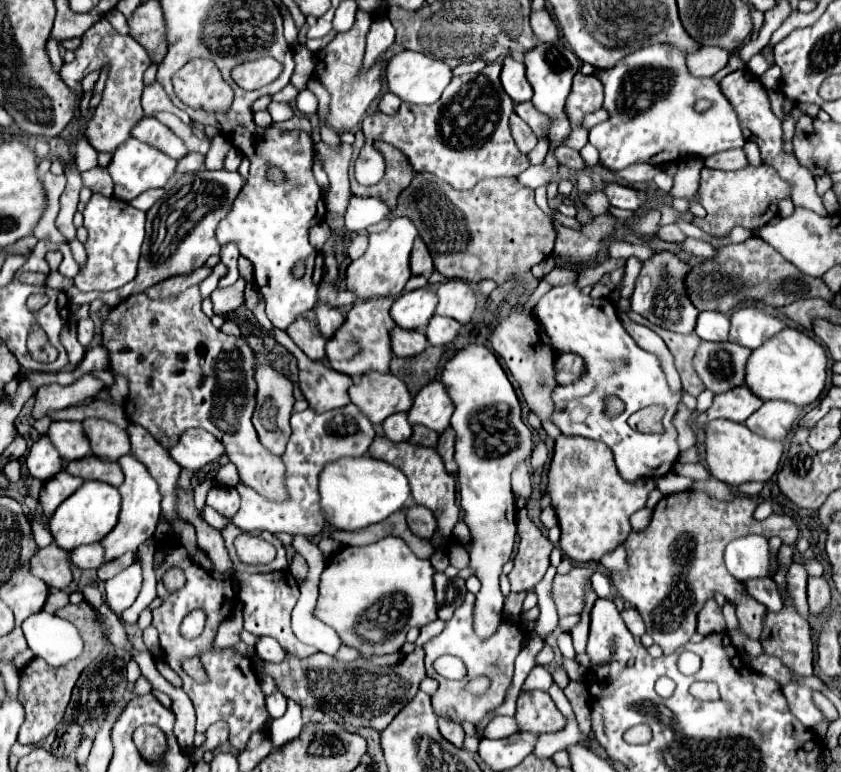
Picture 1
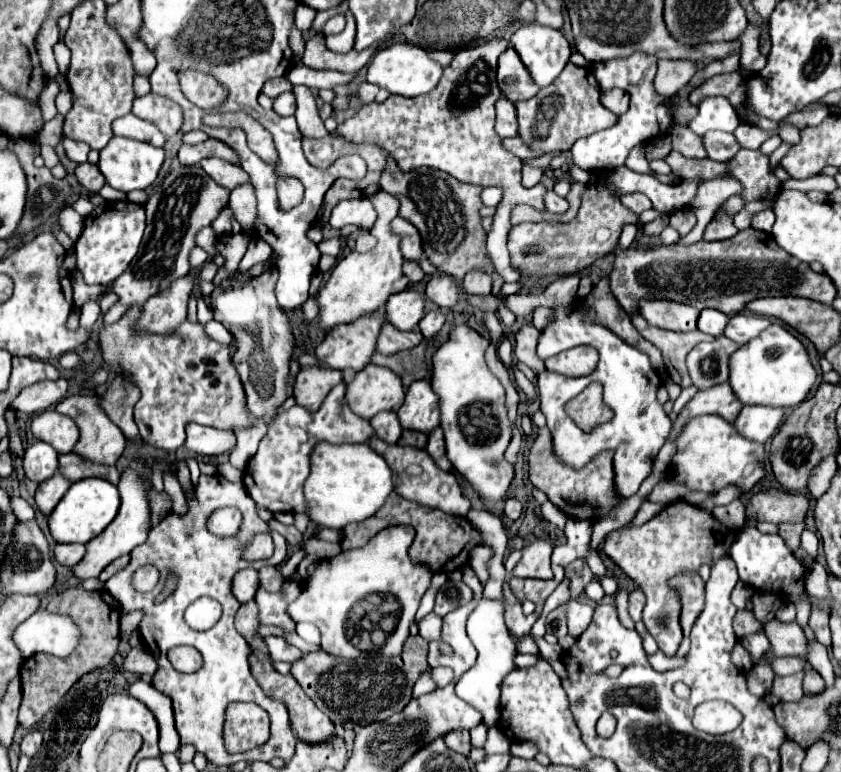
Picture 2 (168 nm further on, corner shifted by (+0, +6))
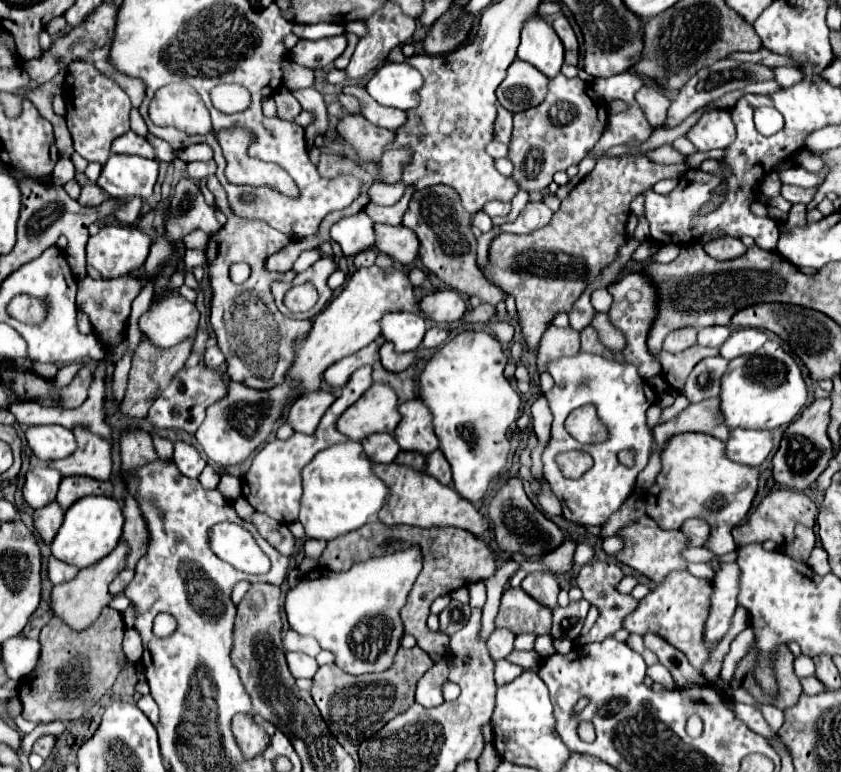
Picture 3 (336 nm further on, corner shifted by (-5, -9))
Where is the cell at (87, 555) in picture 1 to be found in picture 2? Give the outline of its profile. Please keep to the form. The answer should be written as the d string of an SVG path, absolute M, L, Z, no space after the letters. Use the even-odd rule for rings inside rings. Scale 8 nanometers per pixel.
M68 543L68 545L56 545L54 547L54 559L66 567L76 565L84 557L84 553L86 553L86 547L80 543Z

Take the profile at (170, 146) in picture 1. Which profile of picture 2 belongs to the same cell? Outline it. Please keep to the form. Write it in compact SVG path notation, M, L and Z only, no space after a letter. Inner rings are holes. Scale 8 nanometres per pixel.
M132 113L118 117L112 123L112 131L114 131L114 135L124 135L124 137L130 137L130 139L136 139L136 141L152 143L154 147L164 147L164 143L166 143L166 137L158 131L156 125L136 117Z

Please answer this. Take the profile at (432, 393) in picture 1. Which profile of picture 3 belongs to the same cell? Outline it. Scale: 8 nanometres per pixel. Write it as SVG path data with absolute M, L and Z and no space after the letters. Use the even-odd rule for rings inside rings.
M409 400L399 406L399 412L403 418L395 428L395 438L403 450L429 454L439 448L439 440L433 430L433 416L423 400Z

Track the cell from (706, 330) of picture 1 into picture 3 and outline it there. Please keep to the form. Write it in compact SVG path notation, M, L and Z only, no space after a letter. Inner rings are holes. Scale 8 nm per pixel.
M713 326L713 328L703 328L699 330L697 344L709 346L709 348L721 348L721 344L731 336L729 326Z

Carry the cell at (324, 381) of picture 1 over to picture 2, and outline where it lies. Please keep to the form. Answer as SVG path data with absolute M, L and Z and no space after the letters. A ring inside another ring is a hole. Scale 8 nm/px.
M302 367L294 379L294 399L298 405L316 413L334 385L342 381L342 371L330 367Z

